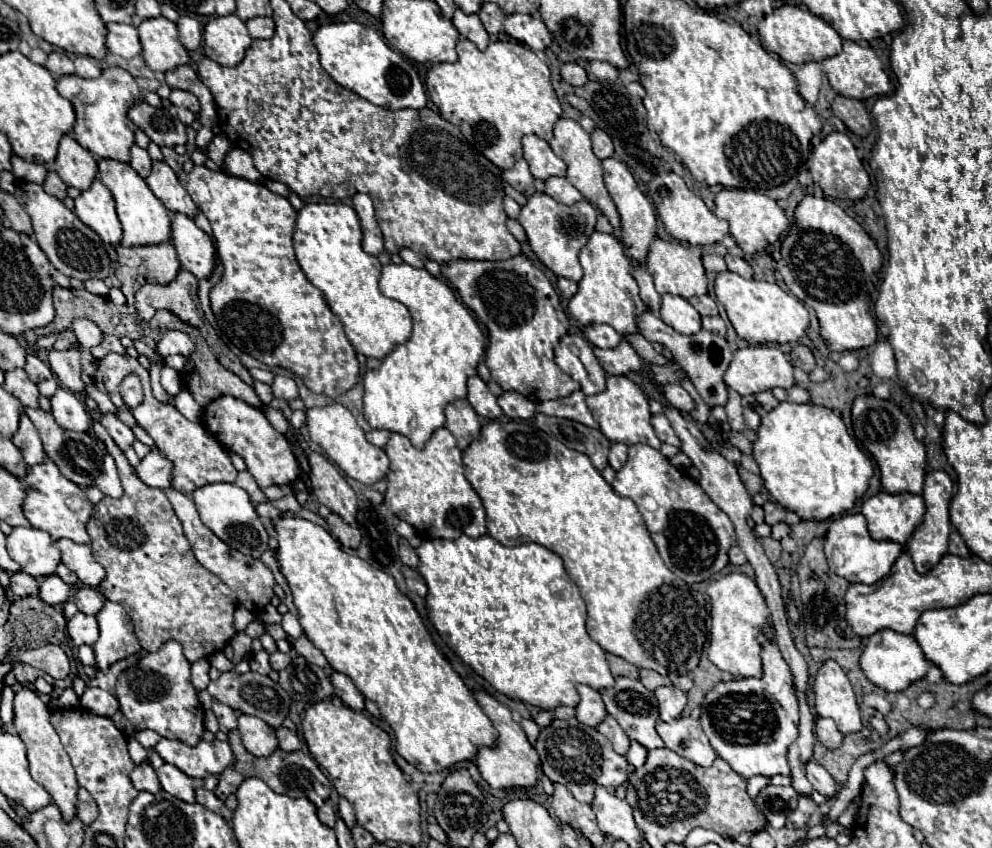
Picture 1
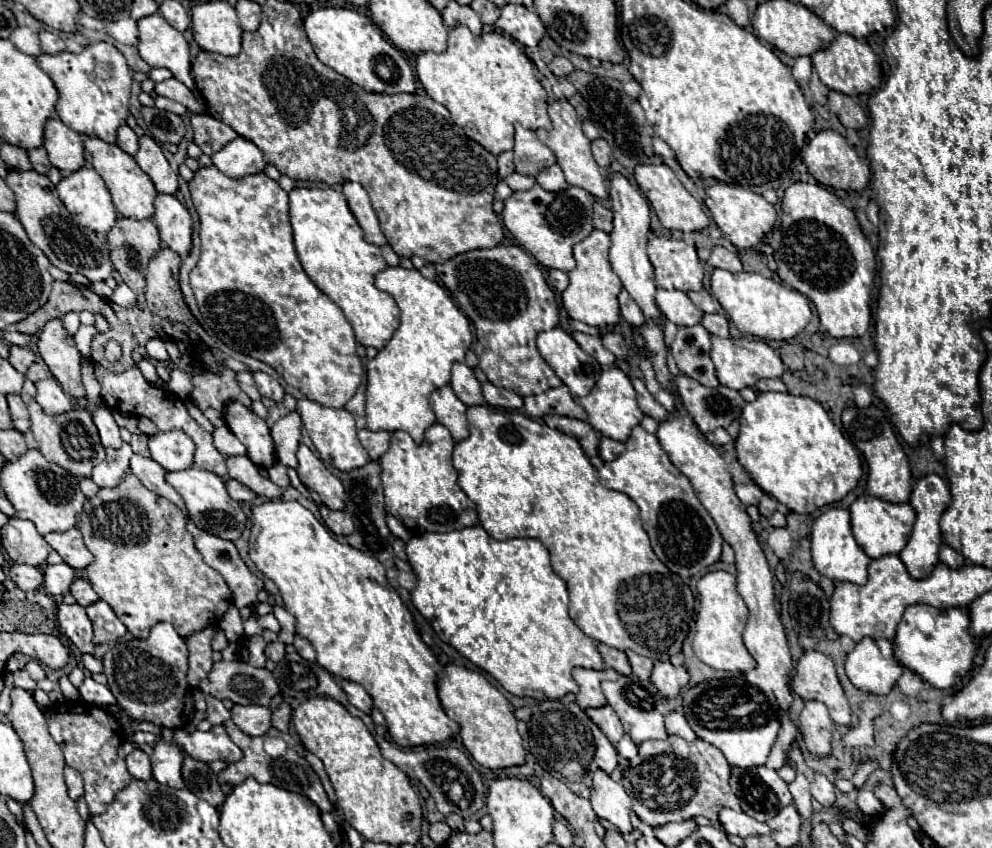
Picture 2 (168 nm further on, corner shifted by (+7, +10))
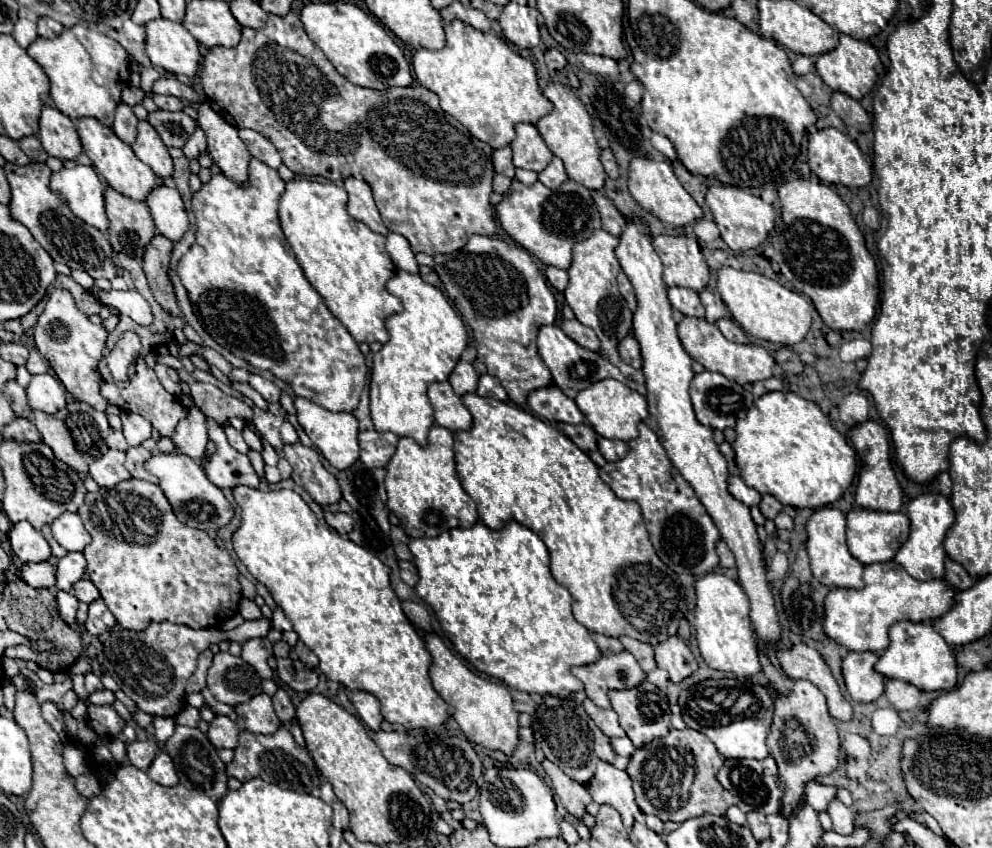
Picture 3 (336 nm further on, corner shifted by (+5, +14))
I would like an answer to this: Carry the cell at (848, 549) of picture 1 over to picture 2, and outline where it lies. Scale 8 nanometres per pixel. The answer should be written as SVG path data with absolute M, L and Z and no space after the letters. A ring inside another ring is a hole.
M833 507L815 519L815 523L811 527L811 555L813 555L815 569L827 579L849 581L855 585L867 583L867 565L871 563L871 559L863 553L863 549L857 545L853 533L851 533L847 509Z

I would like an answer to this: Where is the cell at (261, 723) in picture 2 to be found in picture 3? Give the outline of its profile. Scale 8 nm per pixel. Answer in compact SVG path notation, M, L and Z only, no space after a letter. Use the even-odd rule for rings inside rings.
M265 693L255 695L245 703L239 703L235 711L237 711L235 723L243 731L251 731L257 735L269 735L269 733L275 733L281 725L273 711L271 697Z

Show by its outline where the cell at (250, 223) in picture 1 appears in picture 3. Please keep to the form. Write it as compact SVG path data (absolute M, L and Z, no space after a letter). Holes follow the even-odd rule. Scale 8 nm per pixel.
M251 159L249 187L235 185L223 173L213 175L209 183L203 183L203 187L193 193L197 239L179 261L177 271L189 293L195 315L221 347L249 361L253 367L271 371L275 377L289 383L299 397L311 399L329 411L353 411L367 379L365 357L345 325L329 311L323 297L307 281L285 239L279 221L279 199L283 191L285 181L259 159Z

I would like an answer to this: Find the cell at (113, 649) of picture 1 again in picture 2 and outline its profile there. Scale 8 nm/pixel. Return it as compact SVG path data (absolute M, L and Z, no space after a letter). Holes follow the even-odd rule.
M95 601L87 607L87 615L93 623L93 641L99 643L111 643L117 641L127 633L127 627L115 617L113 609L105 601Z

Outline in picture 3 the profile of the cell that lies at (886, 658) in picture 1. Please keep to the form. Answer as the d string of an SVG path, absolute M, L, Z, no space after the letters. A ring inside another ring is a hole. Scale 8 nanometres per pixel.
M849 651L843 659L843 677L849 695L859 703L875 701L885 691L885 677L875 671L879 655L873 651Z

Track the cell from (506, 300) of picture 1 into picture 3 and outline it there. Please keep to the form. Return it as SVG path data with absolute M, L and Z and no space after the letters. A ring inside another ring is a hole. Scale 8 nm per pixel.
M473 235L467 245L455 253L449 255L435 255L435 267L433 267L443 281L447 295L453 299L455 307L461 311L467 325L473 329L473 337L477 341L477 359L485 363L487 373L497 377L511 397L511 401L519 407L525 405L527 395L535 389L549 387L551 385L551 373L547 365L541 361L541 355L537 351L537 331L543 325L553 325L557 317L557 303L555 297L539 271L533 257L519 245L507 243L497 237L483 237Z

